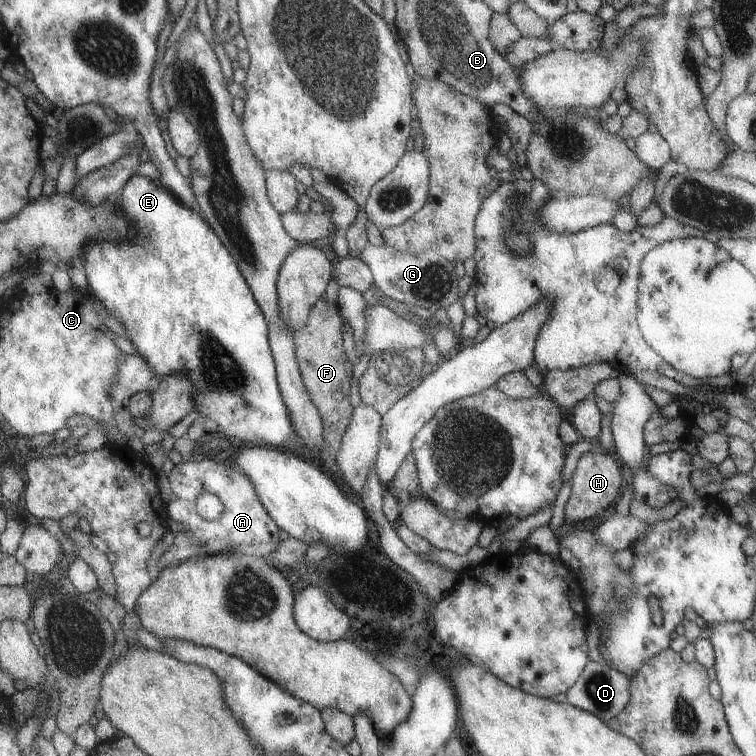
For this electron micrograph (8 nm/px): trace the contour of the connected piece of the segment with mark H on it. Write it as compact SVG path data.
M597 450L585 452L578 459L572 476L572 491L565 505L566 528L586 518L594 518L616 502L625 486L616 457L611 453L598 453Z

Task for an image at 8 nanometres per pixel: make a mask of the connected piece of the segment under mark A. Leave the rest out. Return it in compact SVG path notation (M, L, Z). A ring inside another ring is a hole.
M205 459L200 462L181 462L175 464L168 475L174 499L170 502L170 514L176 523L189 526L185 533L190 533L195 541L206 543L209 540L222 538L232 546L240 544L264 544L265 542L280 542L278 539L279 526L269 515L264 503L254 490L250 479L235 466L218 464ZM204 493L214 493L224 505L221 515L213 521L204 520L195 512L194 502Z

